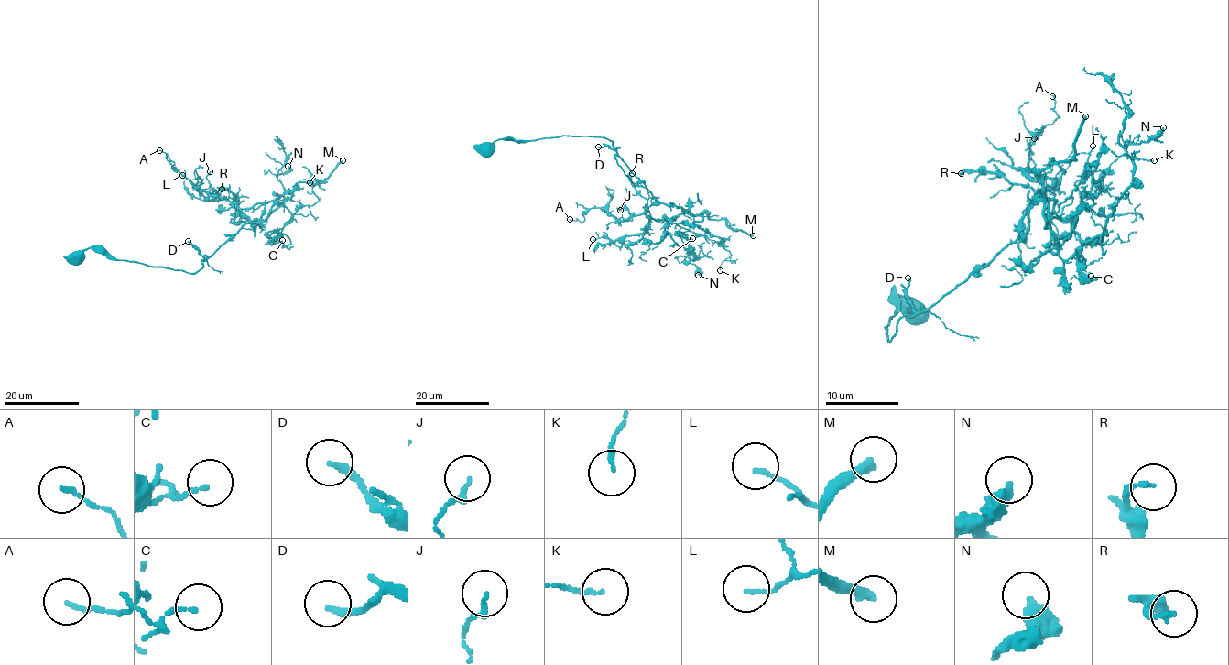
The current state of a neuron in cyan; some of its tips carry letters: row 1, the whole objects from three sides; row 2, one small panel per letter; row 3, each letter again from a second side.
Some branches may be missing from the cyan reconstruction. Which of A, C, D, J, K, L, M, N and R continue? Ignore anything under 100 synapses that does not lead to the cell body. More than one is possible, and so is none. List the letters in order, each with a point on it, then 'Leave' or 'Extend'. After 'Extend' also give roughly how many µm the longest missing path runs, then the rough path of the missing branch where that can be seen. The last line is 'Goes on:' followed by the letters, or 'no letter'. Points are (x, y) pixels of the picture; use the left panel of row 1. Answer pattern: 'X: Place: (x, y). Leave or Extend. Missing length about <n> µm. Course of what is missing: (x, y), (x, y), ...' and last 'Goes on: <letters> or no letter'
A: Place: (159, 150). Leave
C: Place: (282, 240). Leave
D: Place: (188, 241). Leave
J: Place: (210, 171). Leave
K: Place: (309, 182). Leave
L: Place: (182, 175). Leave
M: Place: (342, 160). Extend. Missing length about 40 µm. Course of what is missing: (342, 160), (369, 135), (362, 130), (322, 129), (303, 102)
N: Place: (288, 166). Leave
R: Place: (222, 189). Leave
Goes on: M

